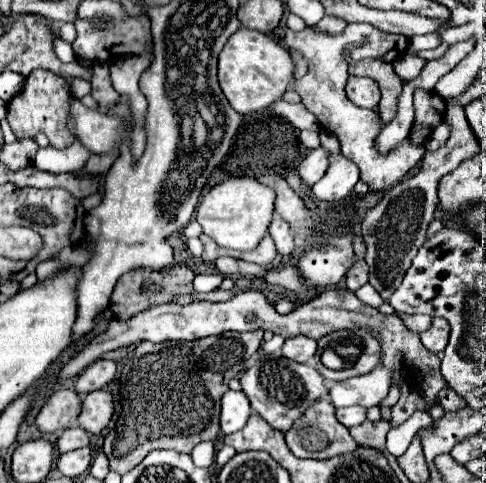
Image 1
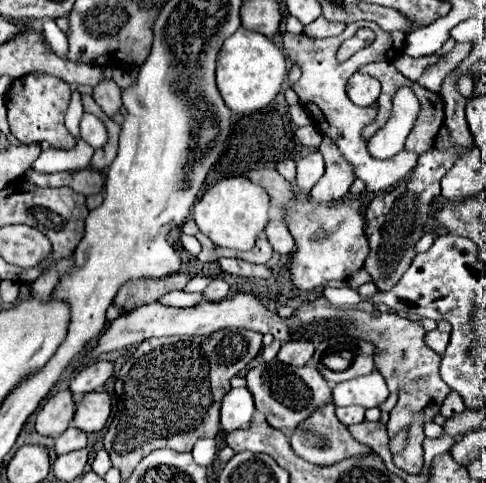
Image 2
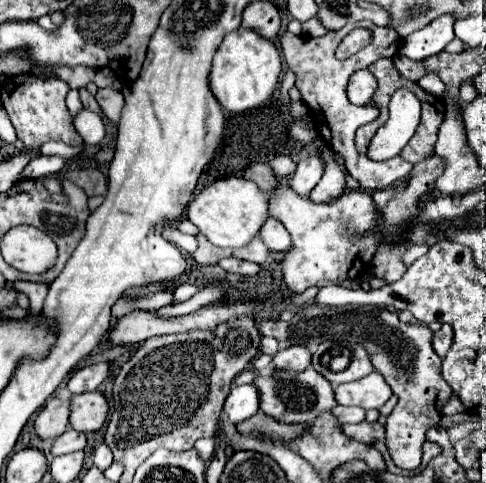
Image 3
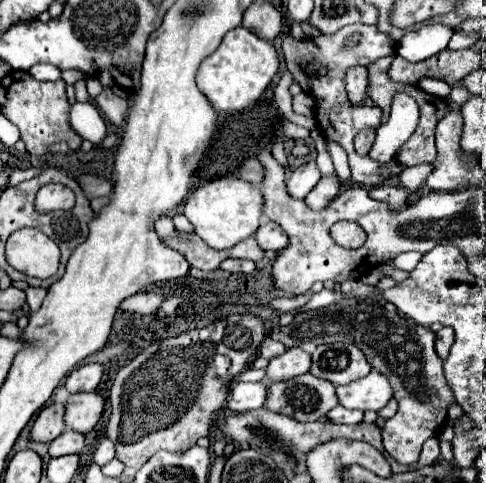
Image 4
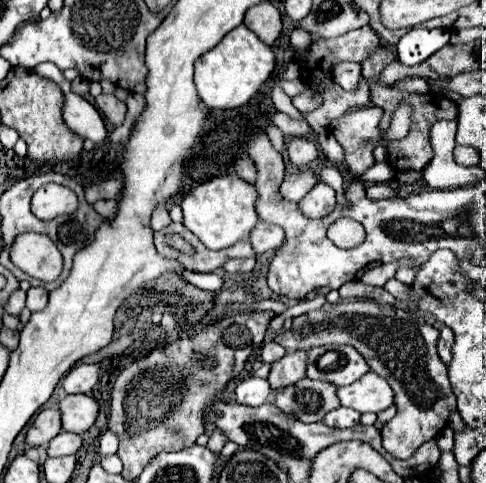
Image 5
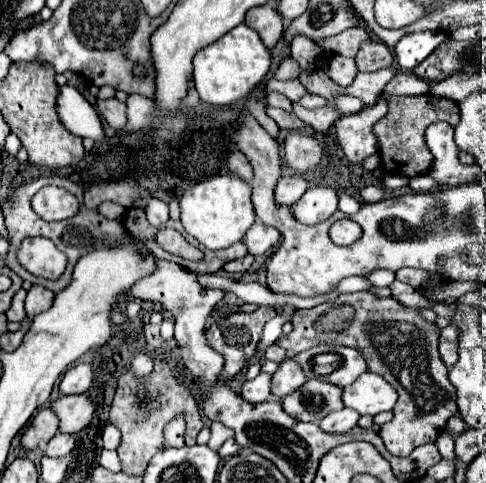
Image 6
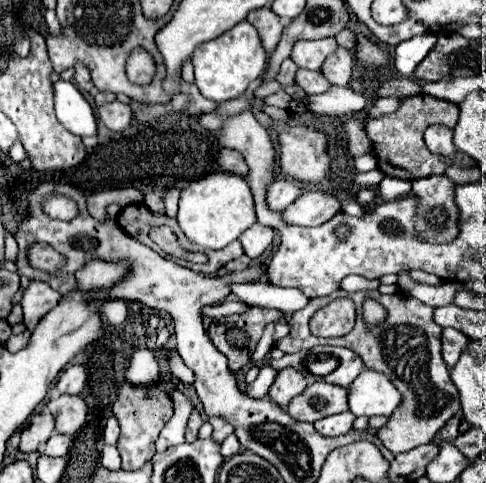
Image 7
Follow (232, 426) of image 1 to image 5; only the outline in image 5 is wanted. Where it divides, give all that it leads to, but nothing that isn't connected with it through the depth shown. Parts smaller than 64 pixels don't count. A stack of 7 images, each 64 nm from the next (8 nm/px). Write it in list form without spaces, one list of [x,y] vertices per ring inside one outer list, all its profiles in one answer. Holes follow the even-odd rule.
[[[246,378],[236,384],[236,398],[234,402],[244,406],[262,406],[272,392],[268,380],[264,378]]]

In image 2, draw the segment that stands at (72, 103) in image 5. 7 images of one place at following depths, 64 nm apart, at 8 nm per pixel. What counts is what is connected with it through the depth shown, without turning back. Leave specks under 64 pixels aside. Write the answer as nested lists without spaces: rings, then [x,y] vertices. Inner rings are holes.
[[[85,112],[80,120],[80,136],[84,142],[88,142],[92,148],[104,148],[108,142],[108,130],[104,122],[92,113]]]

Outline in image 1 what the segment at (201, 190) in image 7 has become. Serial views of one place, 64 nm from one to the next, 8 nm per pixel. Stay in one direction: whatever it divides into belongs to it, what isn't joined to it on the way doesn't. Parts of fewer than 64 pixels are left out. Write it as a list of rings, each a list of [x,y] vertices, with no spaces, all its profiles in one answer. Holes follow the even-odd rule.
[[[233,177],[222,184],[216,184],[198,204],[196,220],[200,222],[206,236],[210,236],[218,246],[234,250],[252,250],[260,244],[268,232],[268,224],[274,216],[276,194],[272,188],[260,184],[254,177]]]

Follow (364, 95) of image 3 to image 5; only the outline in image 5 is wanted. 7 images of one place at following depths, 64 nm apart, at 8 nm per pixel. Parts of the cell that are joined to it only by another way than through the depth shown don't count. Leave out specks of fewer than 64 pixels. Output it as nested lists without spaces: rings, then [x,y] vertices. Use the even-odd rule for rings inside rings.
[[[344,62],[334,68],[334,78],[344,90],[356,90],[362,78],[362,66],[354,62]]]

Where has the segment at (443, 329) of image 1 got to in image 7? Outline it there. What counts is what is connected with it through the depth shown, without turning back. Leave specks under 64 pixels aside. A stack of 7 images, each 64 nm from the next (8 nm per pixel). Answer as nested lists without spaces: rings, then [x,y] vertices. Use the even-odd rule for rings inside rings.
[[[446,328],[442,332],[442,356],[448,368],[454,368],[462,350],[466,348],[466,342],[468,342],[468,336],[456,328]]]

